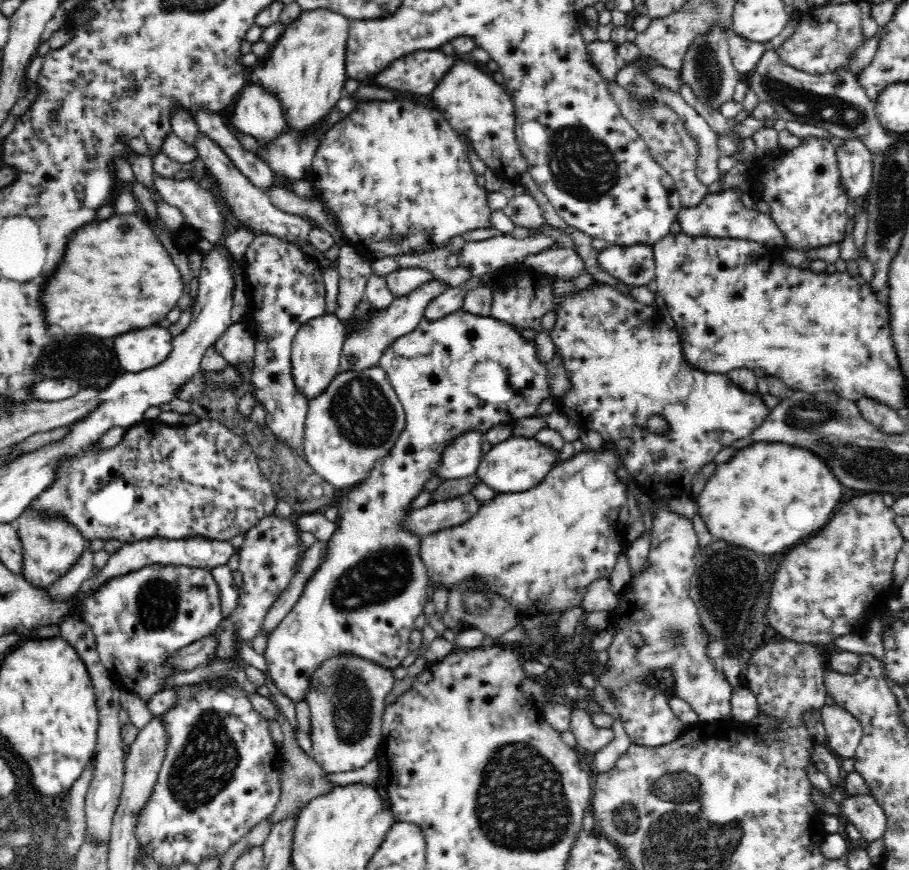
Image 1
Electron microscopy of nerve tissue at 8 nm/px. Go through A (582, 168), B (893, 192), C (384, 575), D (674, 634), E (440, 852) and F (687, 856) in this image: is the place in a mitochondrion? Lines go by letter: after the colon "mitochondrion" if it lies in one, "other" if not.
A: mitochondrion
B: mitochondrion
C: mitochondrion
D: mitochondrion
E: other
F: mitochondrion

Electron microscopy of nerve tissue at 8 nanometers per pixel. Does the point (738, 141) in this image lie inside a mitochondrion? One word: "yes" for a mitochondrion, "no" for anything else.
no

